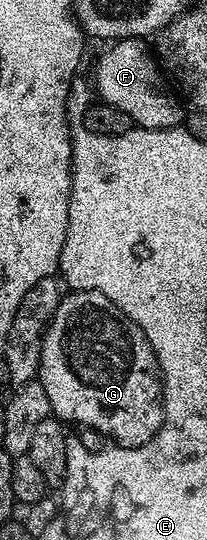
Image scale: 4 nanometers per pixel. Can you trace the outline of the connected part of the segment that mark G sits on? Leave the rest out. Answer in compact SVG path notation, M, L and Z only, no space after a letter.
M69 290L61 298L54 317L48 322L48 328L42 341L42 357L40 358L40 374L38 381L46 389L46 397L50 397L52 415L65 424L81 423L84 427L93 427L100 435L109 435L113 444L121 447L141 447L152 440L160 431L164 423L164 381L160 374L160 366L156 360L154 349L150 341L144 335L144 331L138 324L127 319L124 314L106 297L98 291L73 291Z

